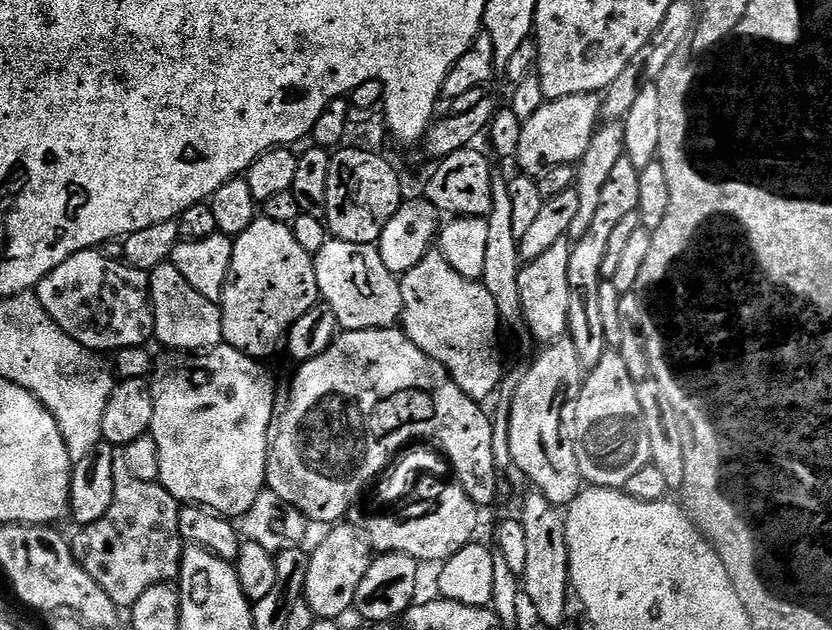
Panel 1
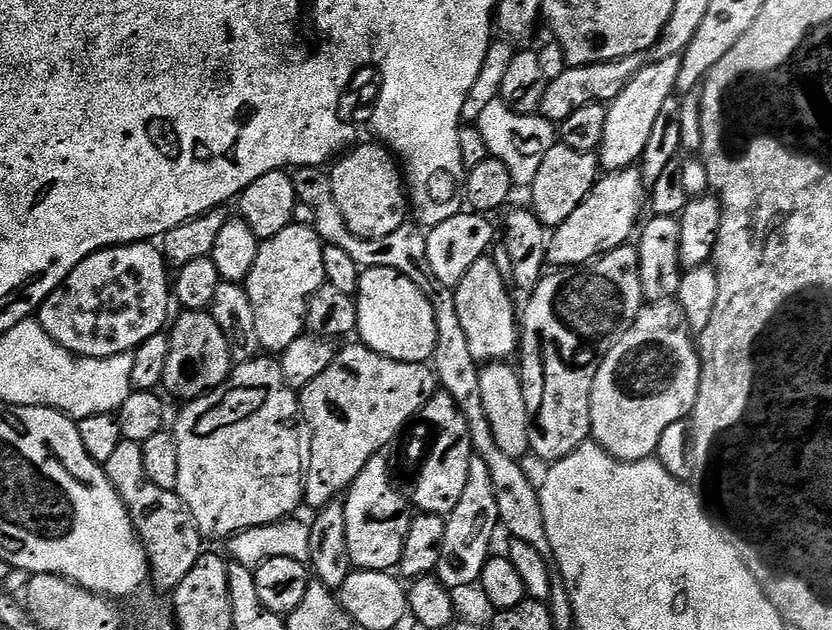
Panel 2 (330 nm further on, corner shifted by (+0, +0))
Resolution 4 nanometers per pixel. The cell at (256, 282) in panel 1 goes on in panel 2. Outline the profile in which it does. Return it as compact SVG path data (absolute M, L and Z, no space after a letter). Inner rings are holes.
M293 223L286 230L274 234L274 238L261 243L246 287L256 315L258 342L265 353L281 354L295 339L305 335L308 299L326 282L323 253L324 244L315 227Z

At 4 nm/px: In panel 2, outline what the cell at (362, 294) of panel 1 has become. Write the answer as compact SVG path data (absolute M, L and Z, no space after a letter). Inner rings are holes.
M365 268L360 274L360 285L355 294L358 322L356 332L359 343L379 356L398 362L428 364L434 354L438 338L438 326L434 322L434 306L398 270L389 268Z

